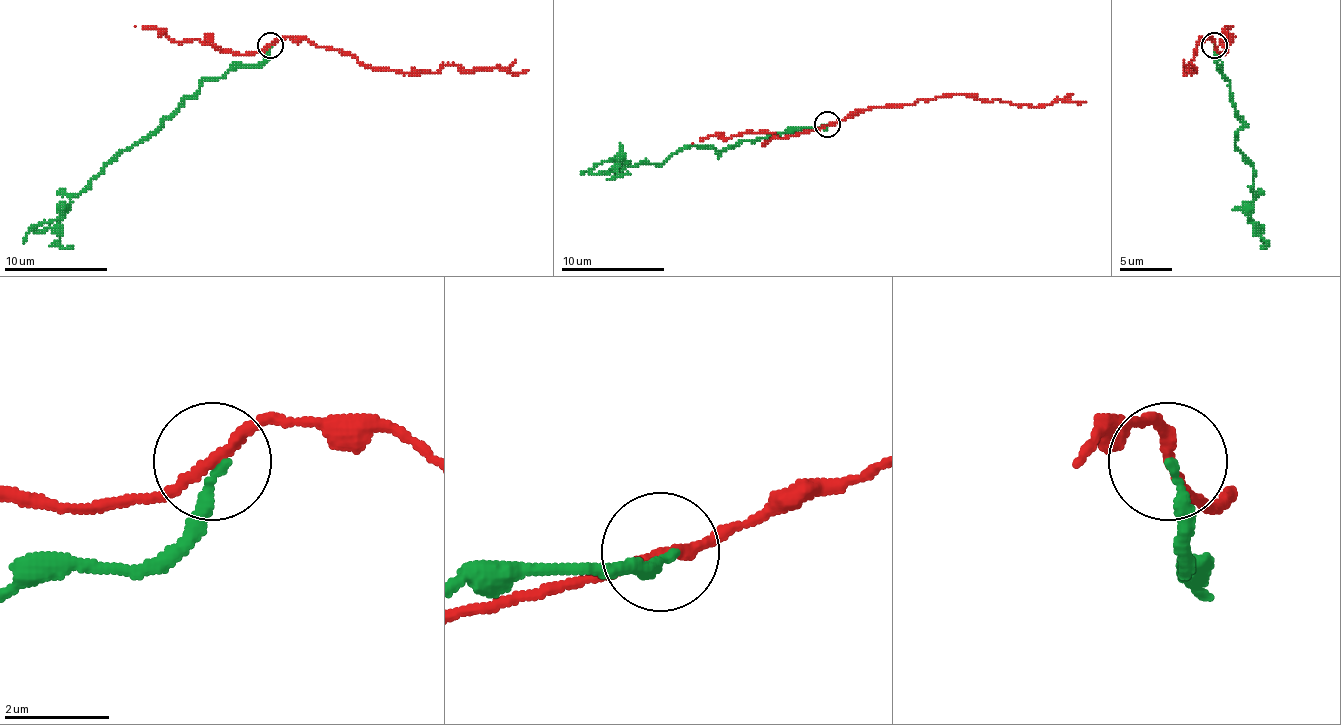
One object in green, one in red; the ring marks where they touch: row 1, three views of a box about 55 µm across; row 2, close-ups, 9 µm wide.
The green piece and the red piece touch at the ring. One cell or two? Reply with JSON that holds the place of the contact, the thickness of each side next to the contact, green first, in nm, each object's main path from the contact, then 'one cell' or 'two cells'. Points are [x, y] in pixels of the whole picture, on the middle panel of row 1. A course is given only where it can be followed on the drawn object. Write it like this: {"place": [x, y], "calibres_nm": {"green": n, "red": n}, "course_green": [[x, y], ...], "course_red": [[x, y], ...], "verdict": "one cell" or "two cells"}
{"place": [827, 124], "calibres_nm": {"green": 240, "red": 190}, "course_green": [[827, 125], [790, 127], [718, 153], [684, 146], [661, 164], [630, 166], [615, 158], [591, 171], [630, 174]], "course_red": [[827, 125], [863, 112], [953, 94], [974, 94], [992, 102], [1000, 99], [1034, 107], [1059, 99], [1085, 102]], "verdict": "two cells"}

